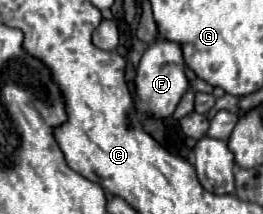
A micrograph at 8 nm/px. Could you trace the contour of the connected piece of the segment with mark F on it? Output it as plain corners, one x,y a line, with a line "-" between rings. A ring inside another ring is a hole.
158,38
142,56
138,70
136,70
136,96
138,96
138,110
150,112
156,118
172,116
174,108
178,106
180,98
186,94
190,82
184,72
186,64
182,58
182,48
178,42

